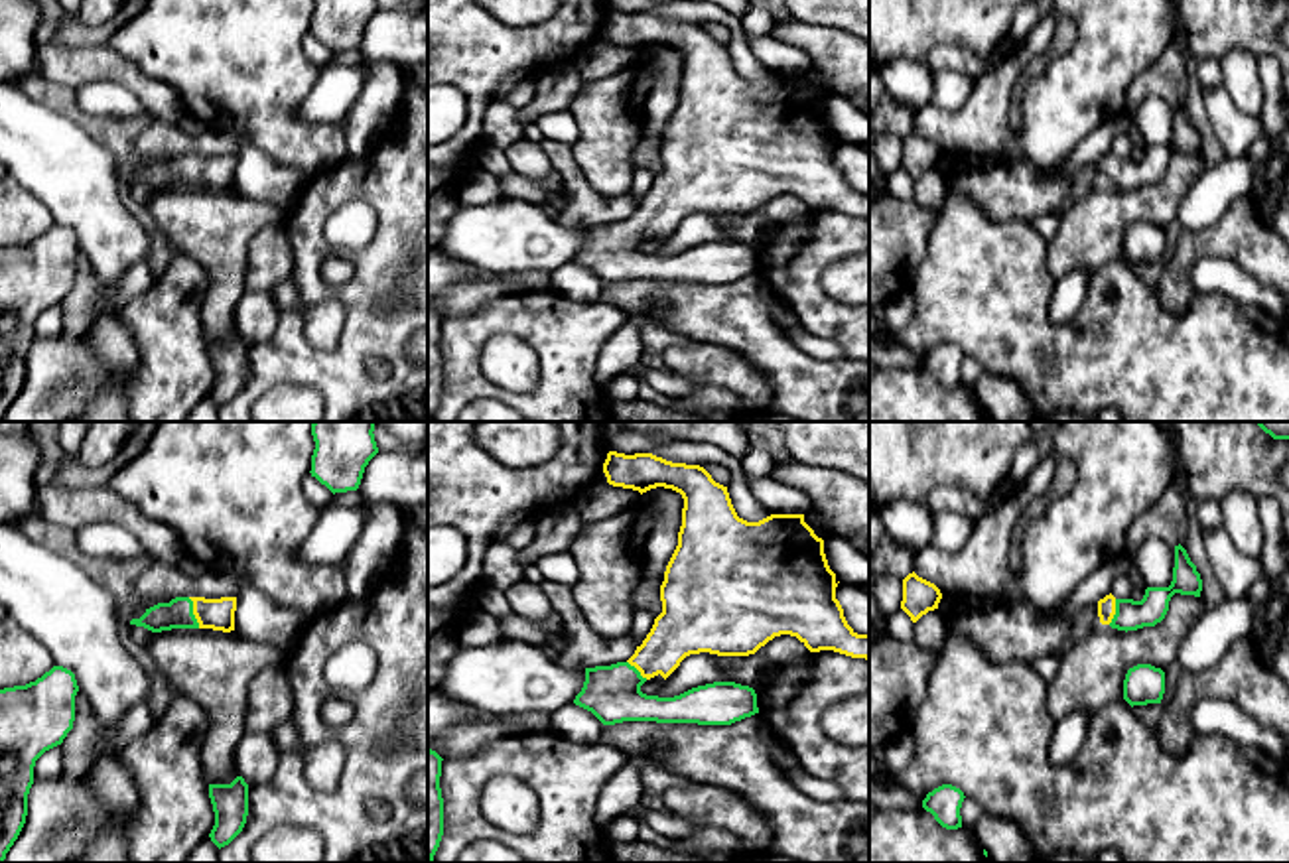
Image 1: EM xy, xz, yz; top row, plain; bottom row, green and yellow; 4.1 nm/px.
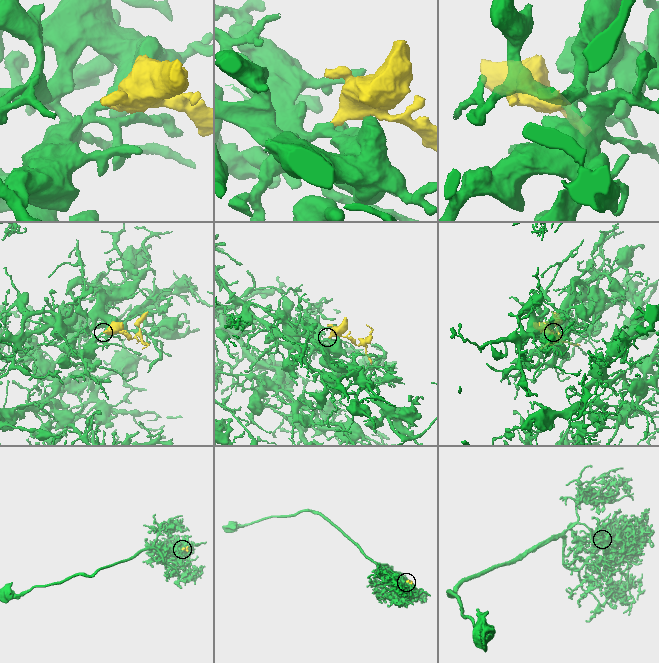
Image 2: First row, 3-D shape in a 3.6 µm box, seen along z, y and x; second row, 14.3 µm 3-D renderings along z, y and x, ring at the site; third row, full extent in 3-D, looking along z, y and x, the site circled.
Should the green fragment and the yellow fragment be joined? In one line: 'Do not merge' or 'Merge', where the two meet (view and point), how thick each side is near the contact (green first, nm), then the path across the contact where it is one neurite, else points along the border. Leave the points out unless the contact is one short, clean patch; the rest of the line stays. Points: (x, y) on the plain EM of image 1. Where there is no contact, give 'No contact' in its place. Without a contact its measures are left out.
Merge. Touches green at xy (192, 172). Thickness 120 nm (green) against 130 nm. Path across: xy (178, 172), (192, 172), (211, 172)

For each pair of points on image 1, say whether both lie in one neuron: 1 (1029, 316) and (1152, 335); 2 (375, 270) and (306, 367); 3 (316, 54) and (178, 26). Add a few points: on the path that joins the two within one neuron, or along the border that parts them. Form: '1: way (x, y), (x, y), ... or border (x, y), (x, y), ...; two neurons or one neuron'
1: way (1059, 335), (1122, 335); one neuron
2: way (361, 300), (361, 335), (336, 361); one neuron
3: border (308, 30), (302, 40), (302, 52), (320, 67); two neurons

